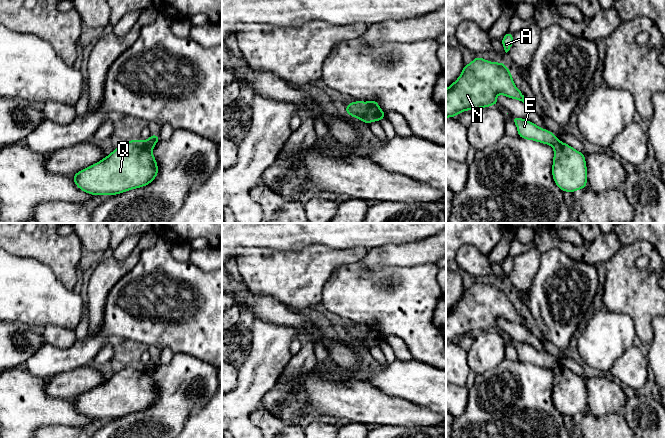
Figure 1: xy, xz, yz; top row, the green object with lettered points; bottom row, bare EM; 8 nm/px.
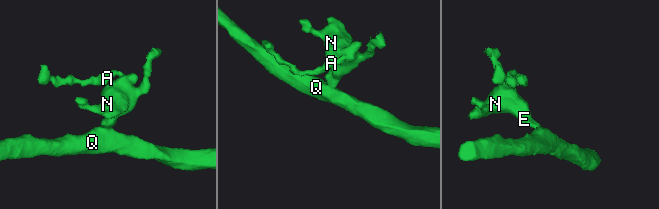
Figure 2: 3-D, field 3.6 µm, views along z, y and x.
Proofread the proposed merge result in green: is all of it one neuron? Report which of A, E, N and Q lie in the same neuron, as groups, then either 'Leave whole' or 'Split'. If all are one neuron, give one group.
Groups: A E N / Q. Split

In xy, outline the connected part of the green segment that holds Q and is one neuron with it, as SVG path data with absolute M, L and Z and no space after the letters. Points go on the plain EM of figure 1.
M140 363L125 365L101 385L72 399L75 409L82 415L95 419L113 420L150 408L158 399L158 388L152 378L155 368Z

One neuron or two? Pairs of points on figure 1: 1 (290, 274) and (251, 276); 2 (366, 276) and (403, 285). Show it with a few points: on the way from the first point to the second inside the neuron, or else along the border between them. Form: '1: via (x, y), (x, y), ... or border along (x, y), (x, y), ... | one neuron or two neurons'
1: via (280, 274), (261, 274) | one neuron
2: via (375, 284), (394, 285) | one neuron

